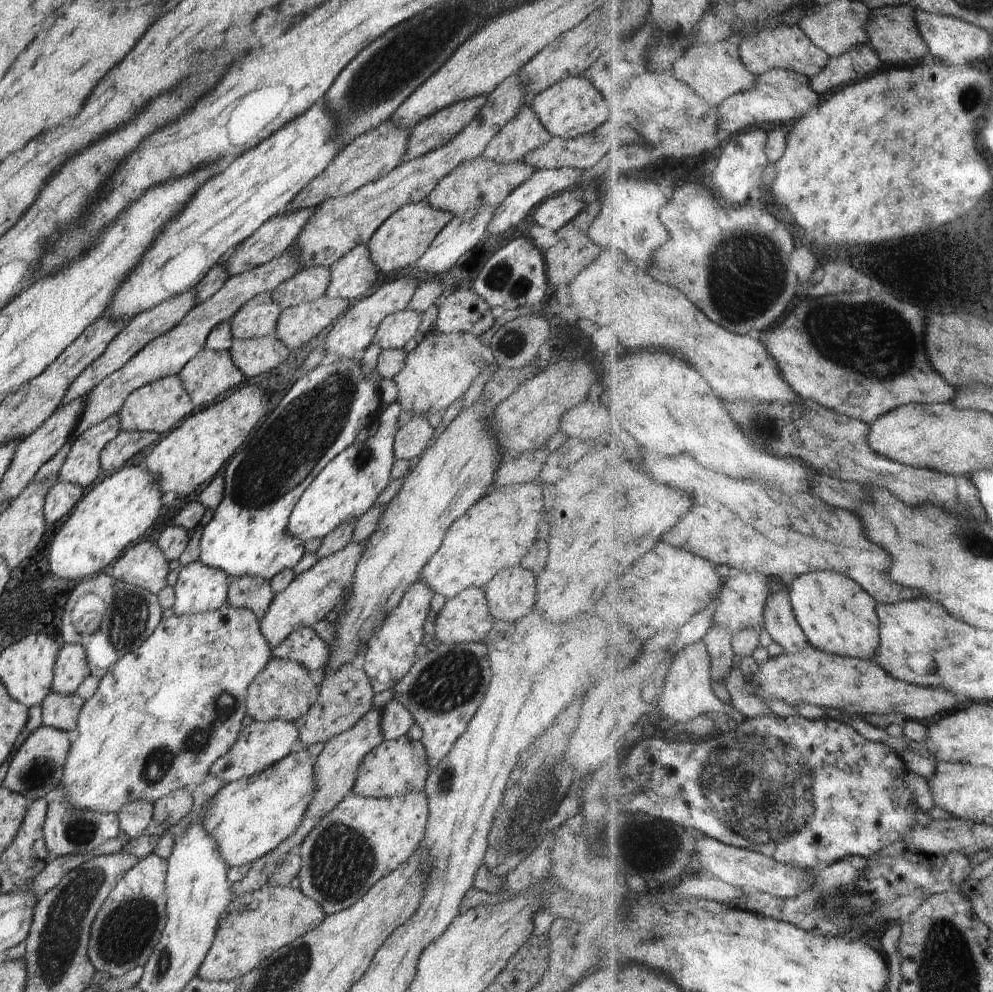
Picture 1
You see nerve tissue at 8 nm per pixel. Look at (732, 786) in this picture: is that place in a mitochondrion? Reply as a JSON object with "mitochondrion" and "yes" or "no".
{"mitochondrion":"yes"}

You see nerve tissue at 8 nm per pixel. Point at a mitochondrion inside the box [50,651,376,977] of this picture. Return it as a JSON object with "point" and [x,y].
{"point":[126,930]}

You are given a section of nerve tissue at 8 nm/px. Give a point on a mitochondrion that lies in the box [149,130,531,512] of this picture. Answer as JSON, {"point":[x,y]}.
{"point":[321,415]}

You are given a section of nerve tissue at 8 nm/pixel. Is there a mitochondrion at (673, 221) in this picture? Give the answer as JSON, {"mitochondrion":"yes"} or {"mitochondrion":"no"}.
{"mitochondrion":"no"}

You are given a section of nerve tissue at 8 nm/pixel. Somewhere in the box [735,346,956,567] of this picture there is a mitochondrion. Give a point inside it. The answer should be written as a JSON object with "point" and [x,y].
{"point":[768,428]}

